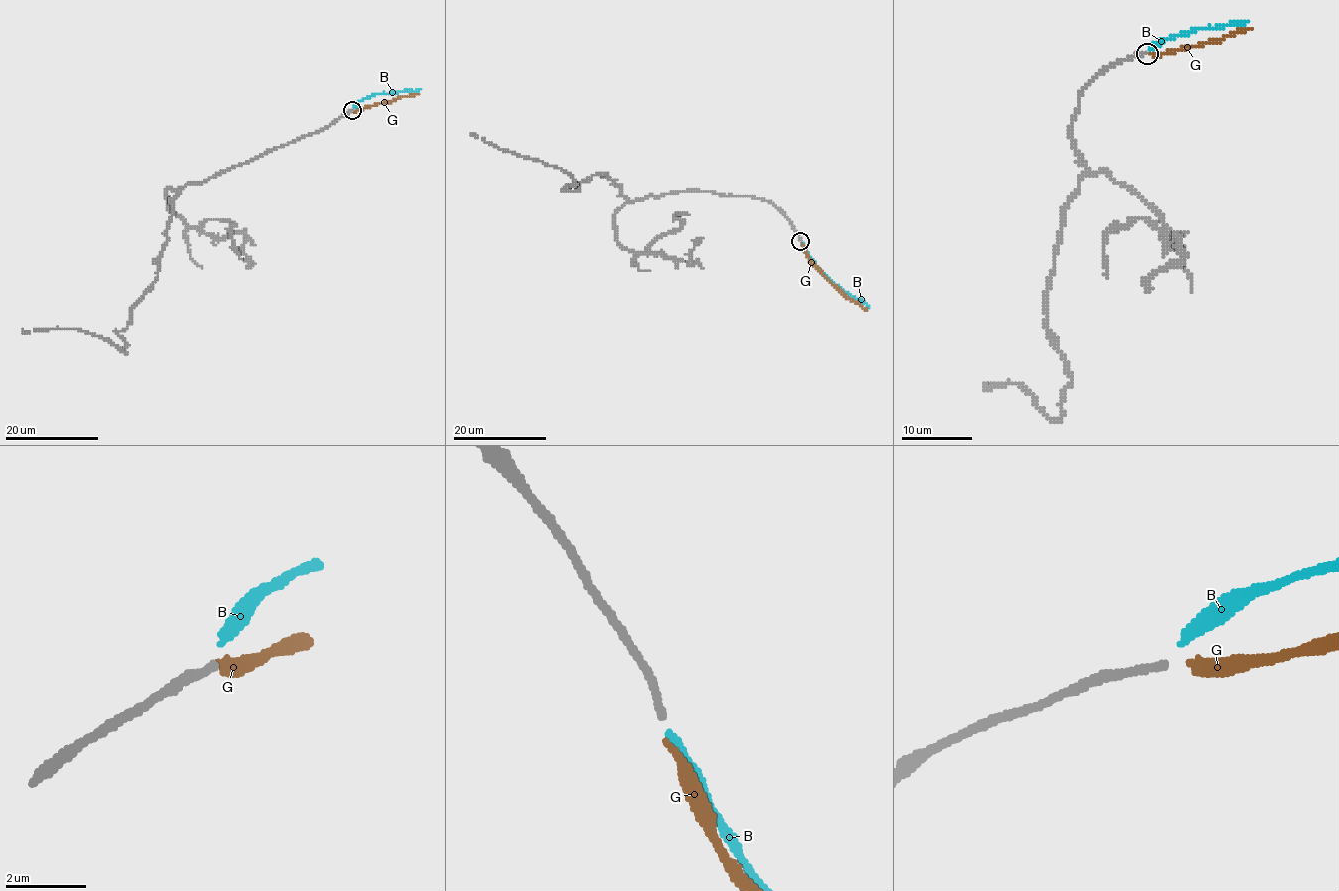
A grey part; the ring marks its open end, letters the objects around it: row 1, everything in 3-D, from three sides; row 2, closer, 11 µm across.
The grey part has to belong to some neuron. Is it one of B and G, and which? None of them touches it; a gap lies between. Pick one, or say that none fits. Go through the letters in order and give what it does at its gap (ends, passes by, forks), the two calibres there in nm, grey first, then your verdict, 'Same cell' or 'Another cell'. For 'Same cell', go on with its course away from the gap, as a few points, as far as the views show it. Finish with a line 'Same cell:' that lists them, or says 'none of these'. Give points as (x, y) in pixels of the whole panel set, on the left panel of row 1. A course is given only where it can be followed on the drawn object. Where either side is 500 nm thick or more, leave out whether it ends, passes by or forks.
B: It ends there. Thickness 190 nm (grey) against 280 nm. Another cell
G: It ends there. Thickness 190 nm (grey) against 260 nm. Same cell. Its course: (353, 110), (418, 93)
Same cell: G

